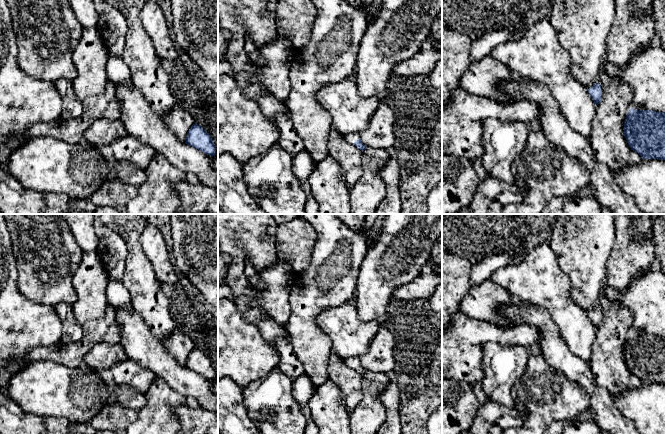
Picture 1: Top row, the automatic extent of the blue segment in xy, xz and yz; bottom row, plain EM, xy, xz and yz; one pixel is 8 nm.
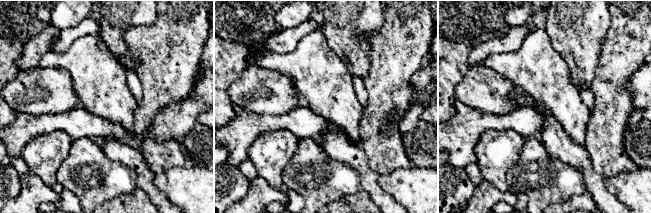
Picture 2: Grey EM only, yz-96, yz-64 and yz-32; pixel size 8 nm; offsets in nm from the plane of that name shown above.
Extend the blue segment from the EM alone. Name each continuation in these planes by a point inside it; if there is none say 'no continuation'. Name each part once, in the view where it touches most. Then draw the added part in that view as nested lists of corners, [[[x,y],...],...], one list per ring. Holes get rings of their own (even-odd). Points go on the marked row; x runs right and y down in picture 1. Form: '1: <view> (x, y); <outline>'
1: xz (350, 138); [[[352,133],[352,134],[349,134],[349,135],[344,135],[344,139],[348,142],[348,143],[351,143],[354,145],[354,142],[357,140],[357,139],[360,139],[360,136],[358,133]]]

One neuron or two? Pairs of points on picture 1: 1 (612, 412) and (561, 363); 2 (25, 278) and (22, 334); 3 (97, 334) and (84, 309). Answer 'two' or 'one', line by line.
1: one
2: two
3: two

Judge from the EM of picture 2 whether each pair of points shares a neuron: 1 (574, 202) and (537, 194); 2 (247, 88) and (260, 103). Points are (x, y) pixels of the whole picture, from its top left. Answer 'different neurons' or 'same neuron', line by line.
1: different neurons
2: same neuron

